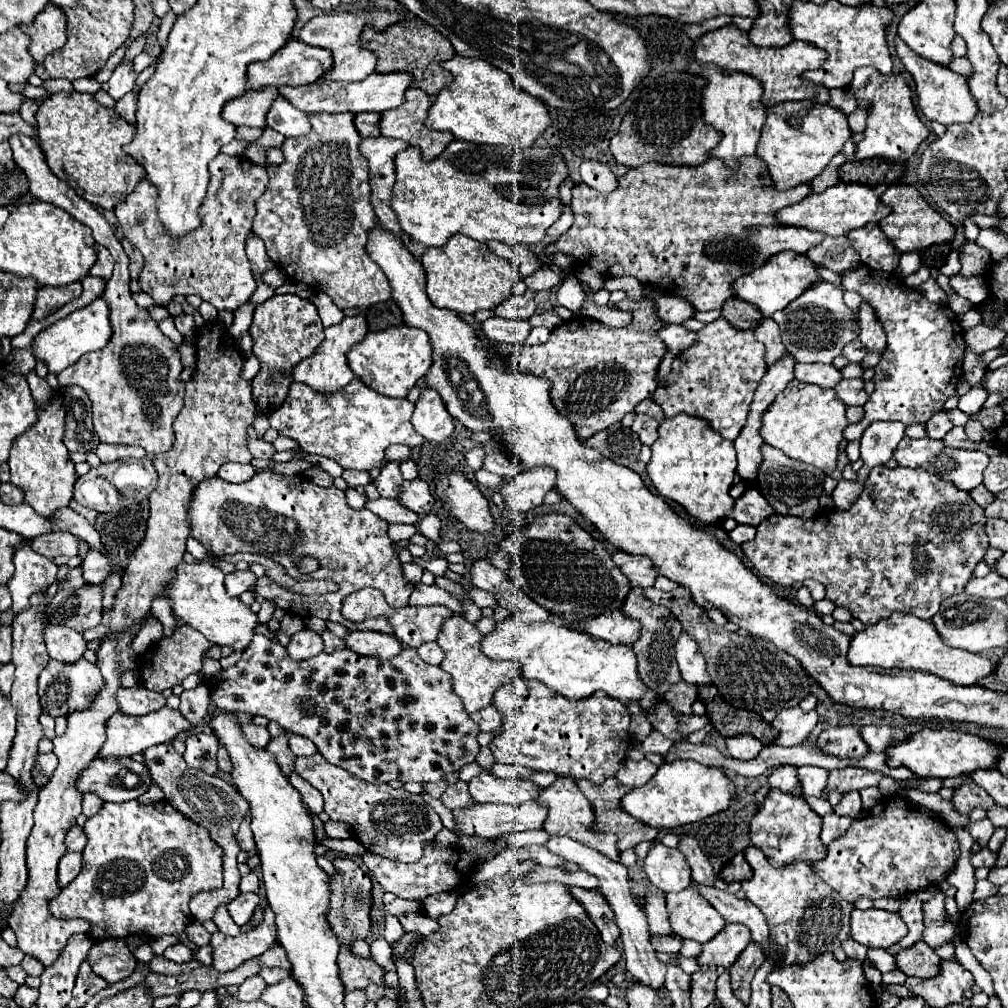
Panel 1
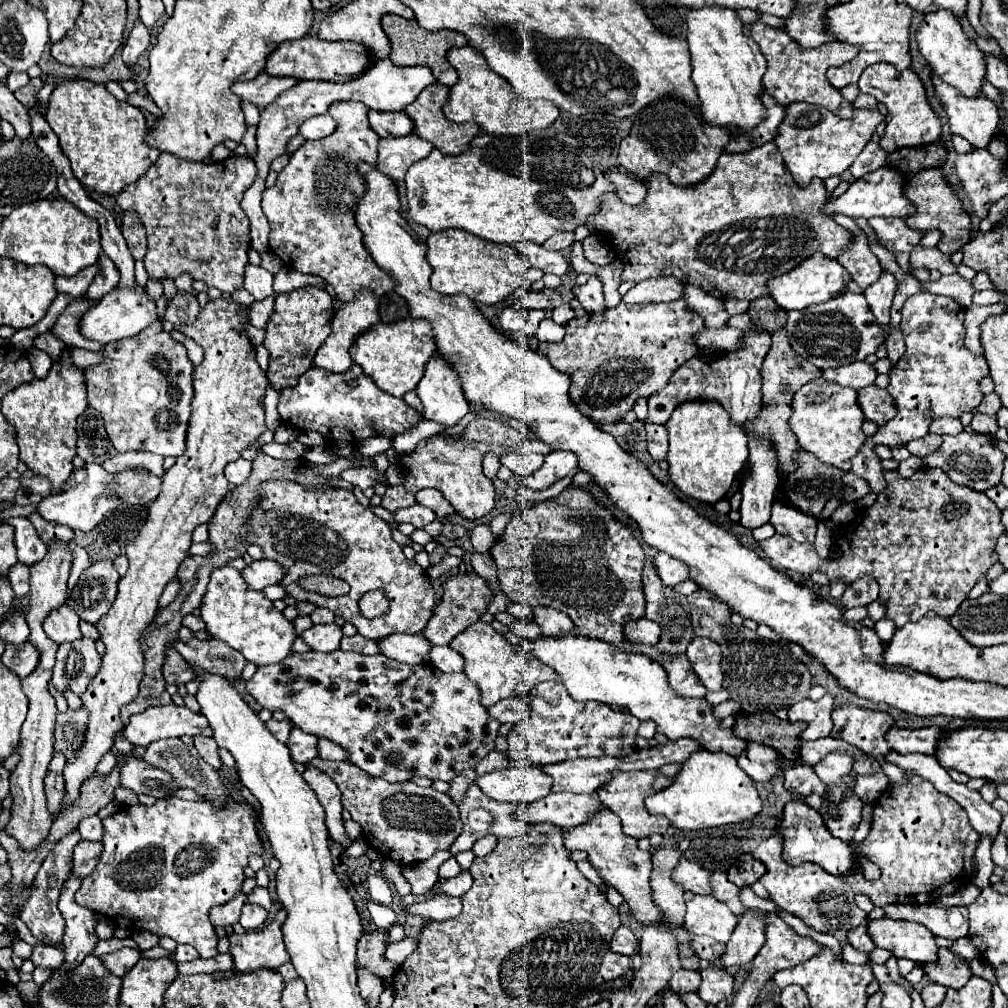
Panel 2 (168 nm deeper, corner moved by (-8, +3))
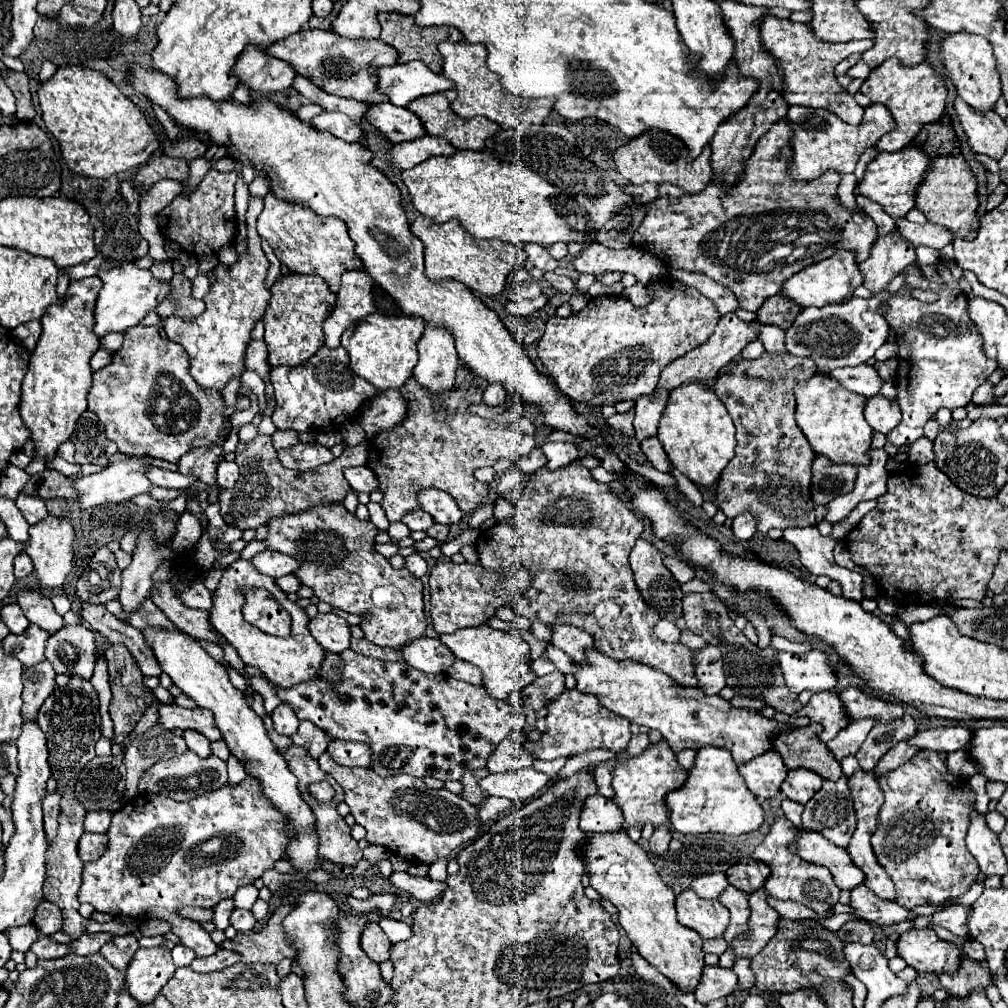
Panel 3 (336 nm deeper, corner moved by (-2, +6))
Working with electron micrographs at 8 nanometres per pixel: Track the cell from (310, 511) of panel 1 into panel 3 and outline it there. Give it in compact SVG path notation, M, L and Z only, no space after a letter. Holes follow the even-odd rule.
M317 506L311 508L309 512L301 514L291 514L291 516L281 516L269 522L269 534L265 538L267 546L271 550L289 554L299 560L299 570L295 576L301 580L301 584L313 588L315 596L319 596L321 602L327 602L339 610L359 614L363 618L361 628L365 632L365 638L377 646L387 646L387 648L403 648L407 642L423 638L427 620L423 614L423 584L415 576L411 576L405 568L395 570L391 568L389 560L383 558L381 554L375 554L375 536L377 528L373 522L361 522L357 516L349 514L345 506Z

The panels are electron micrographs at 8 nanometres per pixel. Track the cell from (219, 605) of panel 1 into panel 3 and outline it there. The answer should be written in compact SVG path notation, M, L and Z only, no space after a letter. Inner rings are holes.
M237 560L225 570L217 592L213 594L213 610L211 610L209 620L215 626L215 630L221 636L225 636L225 640L239 652L241 660L247 666L259 668L263 672L263 676L269 678L269 682L273 682L275 686L287 690L287 688L293 688L293 686L297 686L305 680L317 680L319 678L319 668L321 668L321 662L325 658L325 650L317 644L317 640L313 640L313 636L307 628L309 618L307 618L305 610L299 608L295 602L291 602L287 598L287 594L277 586L277 582L271 576L261 576L261 572L257 572L251 562ZM245 586L267 588L273 594L273 598L291 614L293 626L291 626L291 636L289 638L269 636L269 634L261 632L259 628L255 628L255 626L251 626L243 620L241 608L245 604L245 596L241 594L241 588L245 588Z

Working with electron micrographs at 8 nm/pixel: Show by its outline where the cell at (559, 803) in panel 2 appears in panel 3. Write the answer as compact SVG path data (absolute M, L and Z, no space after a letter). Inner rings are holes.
M591 796L585 800L585 808L581 812L581 830L587 834L595 832L621 832L623 830L623 816L621 808L613 800L603 796Z

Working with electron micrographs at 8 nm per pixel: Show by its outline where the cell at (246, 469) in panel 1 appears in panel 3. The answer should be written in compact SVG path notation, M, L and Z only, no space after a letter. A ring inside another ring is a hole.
M221 462L217 468L217 484L221 488L233 488L239 478L239 468L235 462Z

